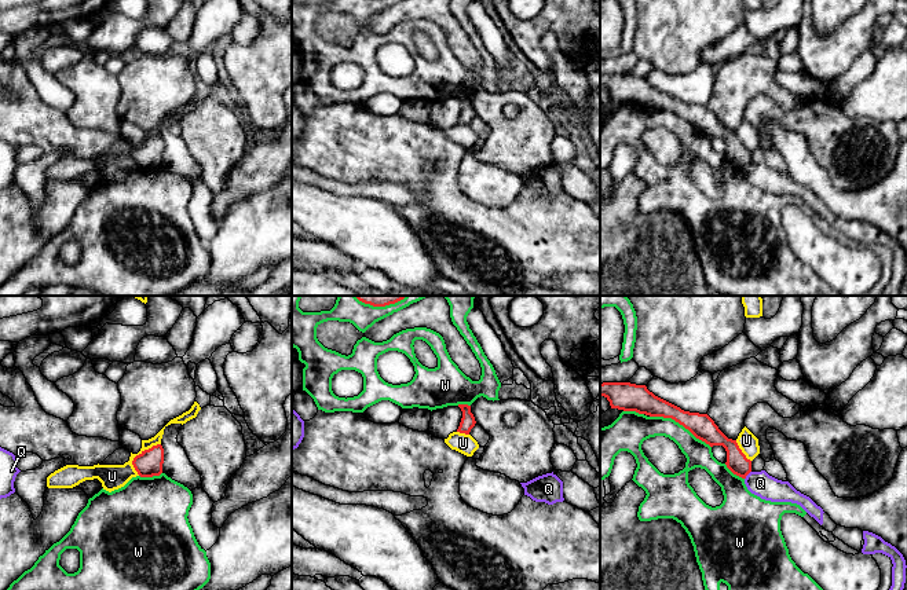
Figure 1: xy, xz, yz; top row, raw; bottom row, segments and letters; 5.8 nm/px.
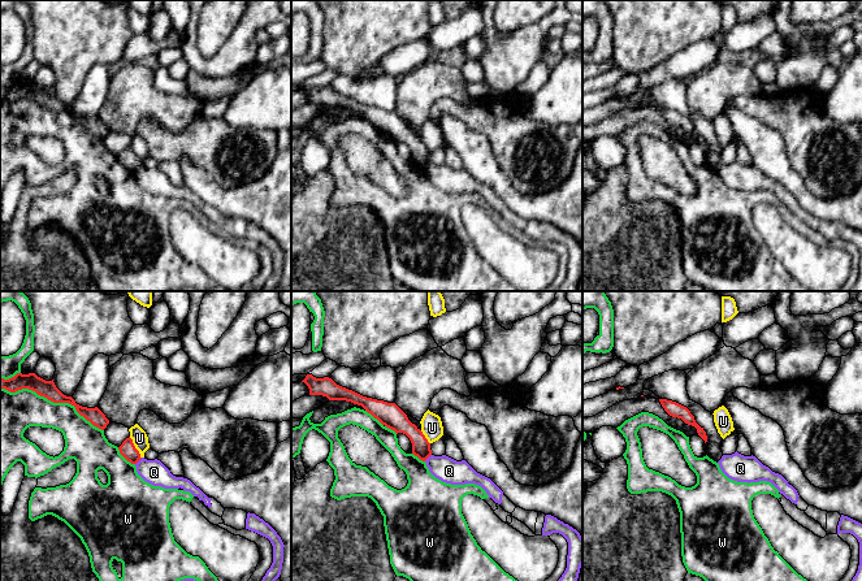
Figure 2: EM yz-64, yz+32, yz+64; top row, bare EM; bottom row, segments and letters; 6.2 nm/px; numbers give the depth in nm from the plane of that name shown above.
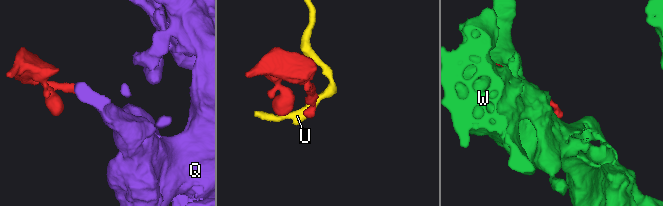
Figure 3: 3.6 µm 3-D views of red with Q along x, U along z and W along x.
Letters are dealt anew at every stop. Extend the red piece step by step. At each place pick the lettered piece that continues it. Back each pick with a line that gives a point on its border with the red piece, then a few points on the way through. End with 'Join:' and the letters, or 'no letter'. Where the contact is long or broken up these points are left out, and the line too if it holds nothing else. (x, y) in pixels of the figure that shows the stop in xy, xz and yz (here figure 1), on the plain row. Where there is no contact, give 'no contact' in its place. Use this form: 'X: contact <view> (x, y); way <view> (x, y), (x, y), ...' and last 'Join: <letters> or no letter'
Join: no letter

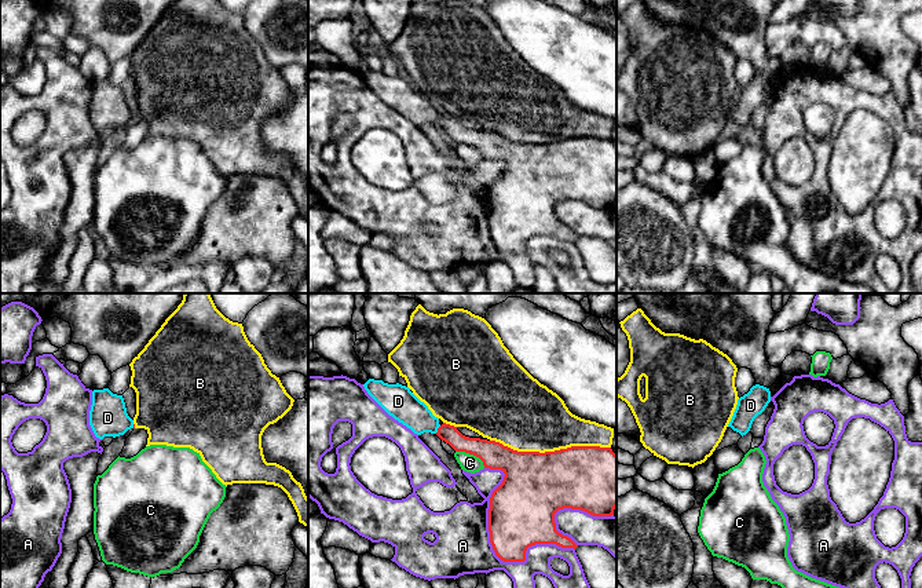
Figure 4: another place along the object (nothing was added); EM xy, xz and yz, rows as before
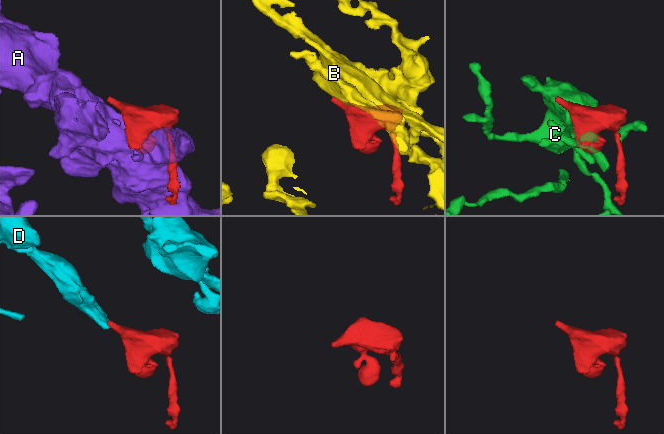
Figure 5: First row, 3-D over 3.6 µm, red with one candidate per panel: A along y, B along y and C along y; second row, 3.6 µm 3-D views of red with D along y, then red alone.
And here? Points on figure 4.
D: contact xz (438, 121); way xz (476, 138), (461, 135), (438, 121), (419, 110), (403, 97)
Join: D

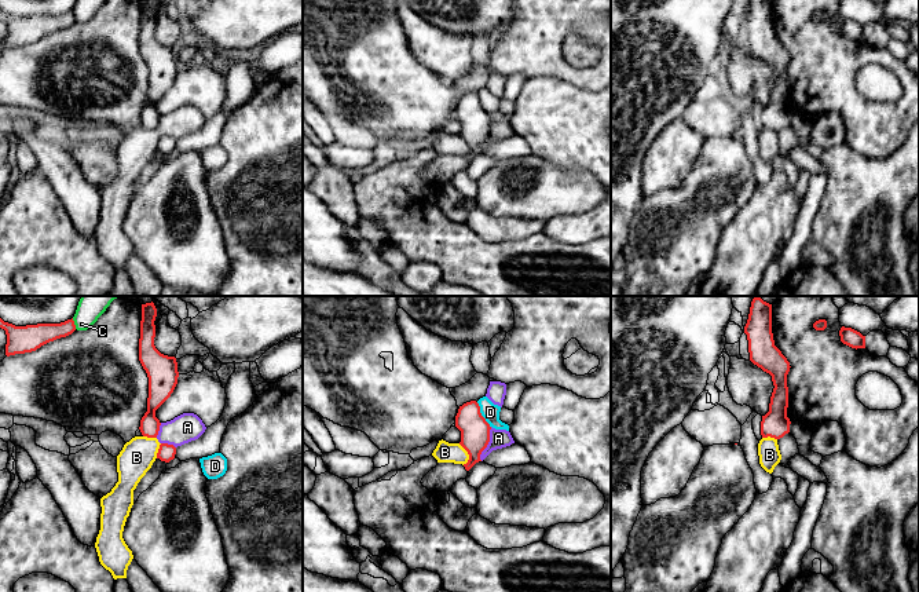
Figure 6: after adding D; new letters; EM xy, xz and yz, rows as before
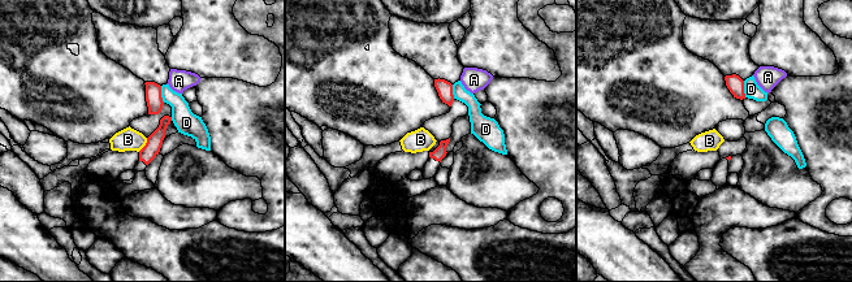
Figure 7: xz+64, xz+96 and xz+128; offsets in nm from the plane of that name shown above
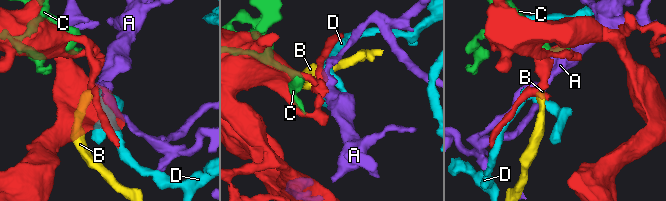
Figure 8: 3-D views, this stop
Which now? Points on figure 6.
Join: no letter

